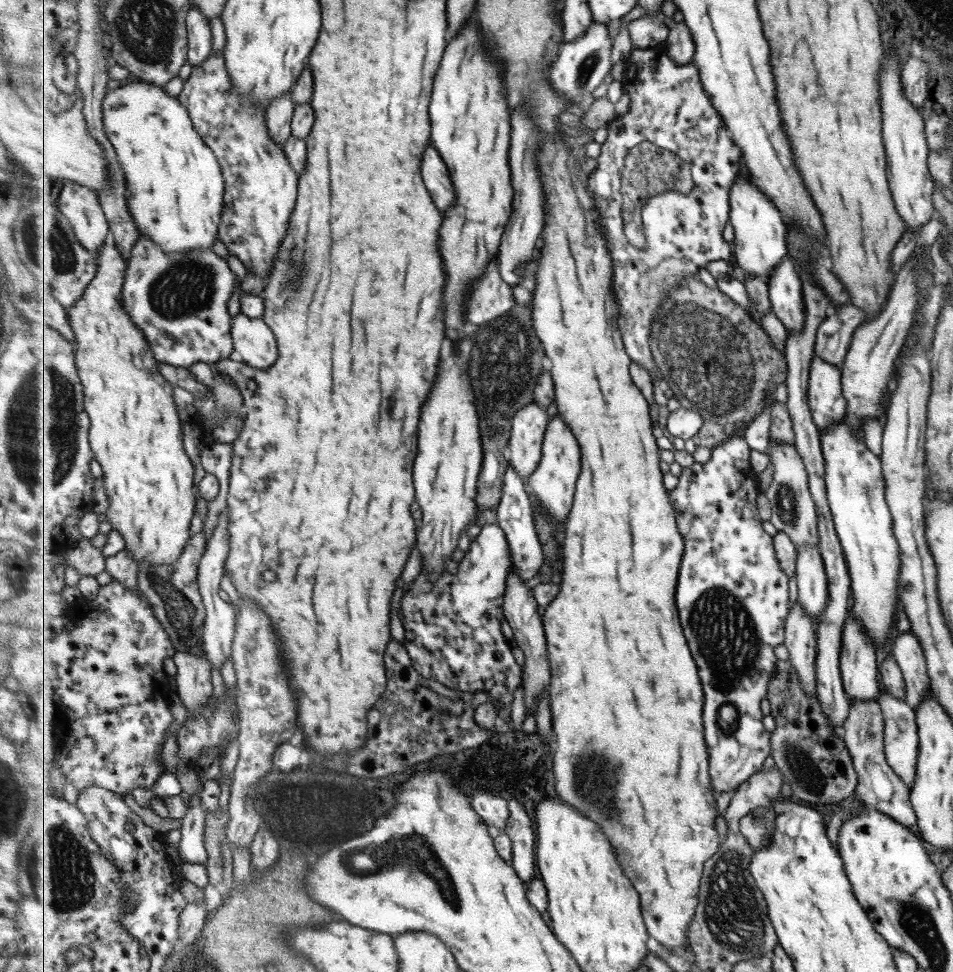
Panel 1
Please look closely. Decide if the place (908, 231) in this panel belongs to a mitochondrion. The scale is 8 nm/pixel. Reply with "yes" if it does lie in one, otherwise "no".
no

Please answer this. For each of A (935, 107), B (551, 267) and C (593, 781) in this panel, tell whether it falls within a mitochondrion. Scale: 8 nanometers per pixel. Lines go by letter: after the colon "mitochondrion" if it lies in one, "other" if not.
A: other
B: other
C: mitochondrion

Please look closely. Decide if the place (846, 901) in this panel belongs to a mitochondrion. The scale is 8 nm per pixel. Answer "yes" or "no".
no

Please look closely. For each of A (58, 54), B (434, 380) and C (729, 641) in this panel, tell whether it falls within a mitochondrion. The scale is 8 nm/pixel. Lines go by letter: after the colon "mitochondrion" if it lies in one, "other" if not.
A: other
B: other
C: mitochondrion

